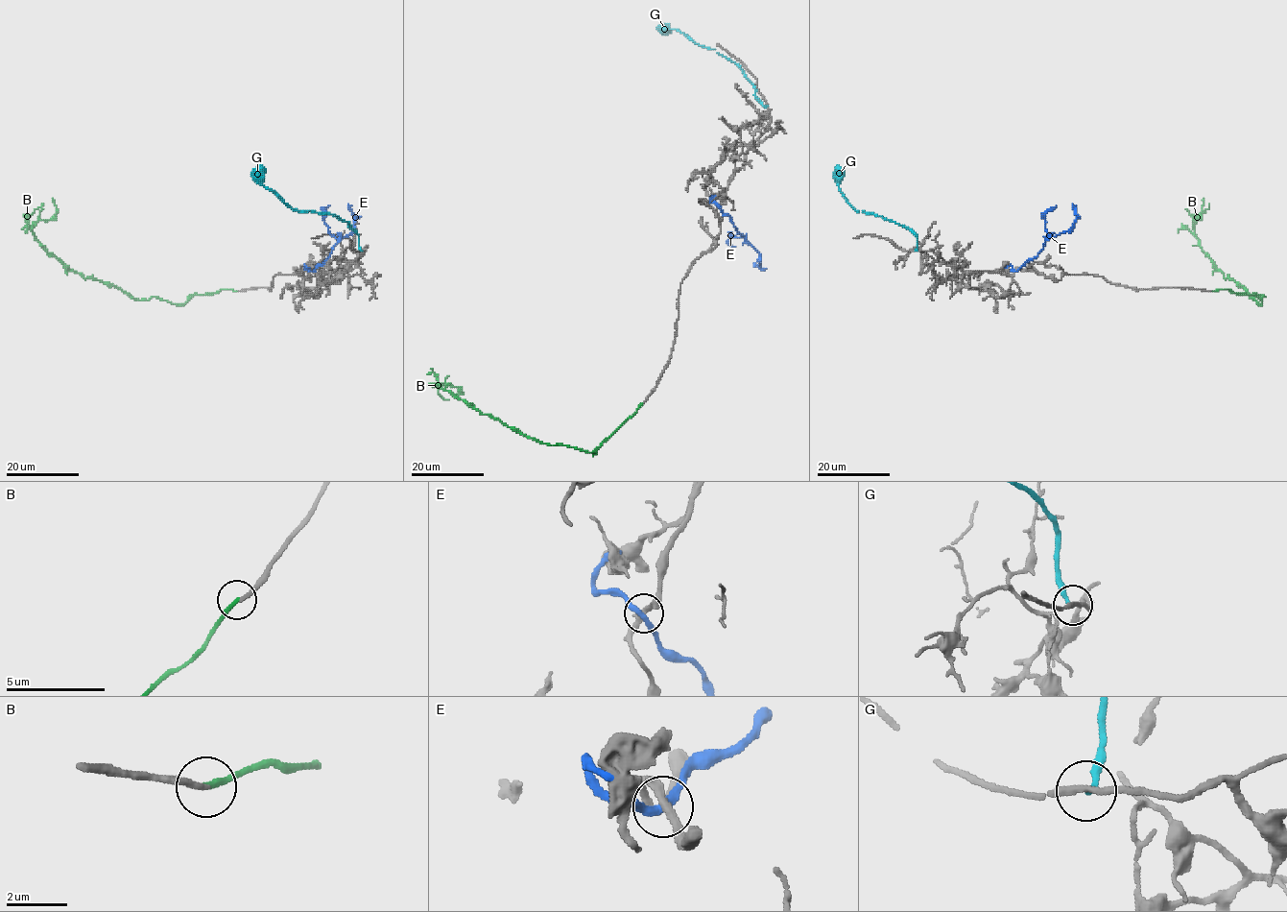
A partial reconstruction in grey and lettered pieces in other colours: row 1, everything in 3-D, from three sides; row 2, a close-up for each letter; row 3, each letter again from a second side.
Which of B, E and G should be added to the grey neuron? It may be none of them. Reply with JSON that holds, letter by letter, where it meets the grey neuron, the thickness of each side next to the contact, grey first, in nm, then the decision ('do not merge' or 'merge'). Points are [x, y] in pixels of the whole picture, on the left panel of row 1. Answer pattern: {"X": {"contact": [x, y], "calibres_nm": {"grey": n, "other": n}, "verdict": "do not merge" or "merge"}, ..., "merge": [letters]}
{"B": {"contact": [236, 292], "calibres_nm": {"grey": 180, "other": 240}, "verdict": "merge"}, "E": {"contact": [313, 271], "calibres_nm": {"grey": 280, "other": 280}, "verdict": "do not merge"}, "G": {"contact": [362, 251], "calibres_nm": {"grey": 220, "other": 200}, "verdict": "do not merge"}, "merge": ["B"]}

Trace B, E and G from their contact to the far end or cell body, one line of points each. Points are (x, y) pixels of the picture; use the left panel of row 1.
B: (236, 291), (195, 294), (173, 304), (135, 300), (84, 278), (46, 251), (31, 228), (54, 217), (53, 199)
E: (314, 271), (342, 236), (354, 230), (348, 204)
G: (362, 251), (358, 235), (349, 224), (330, 214), (291, 208), (262, 183), (262, 171), (258, 166)

